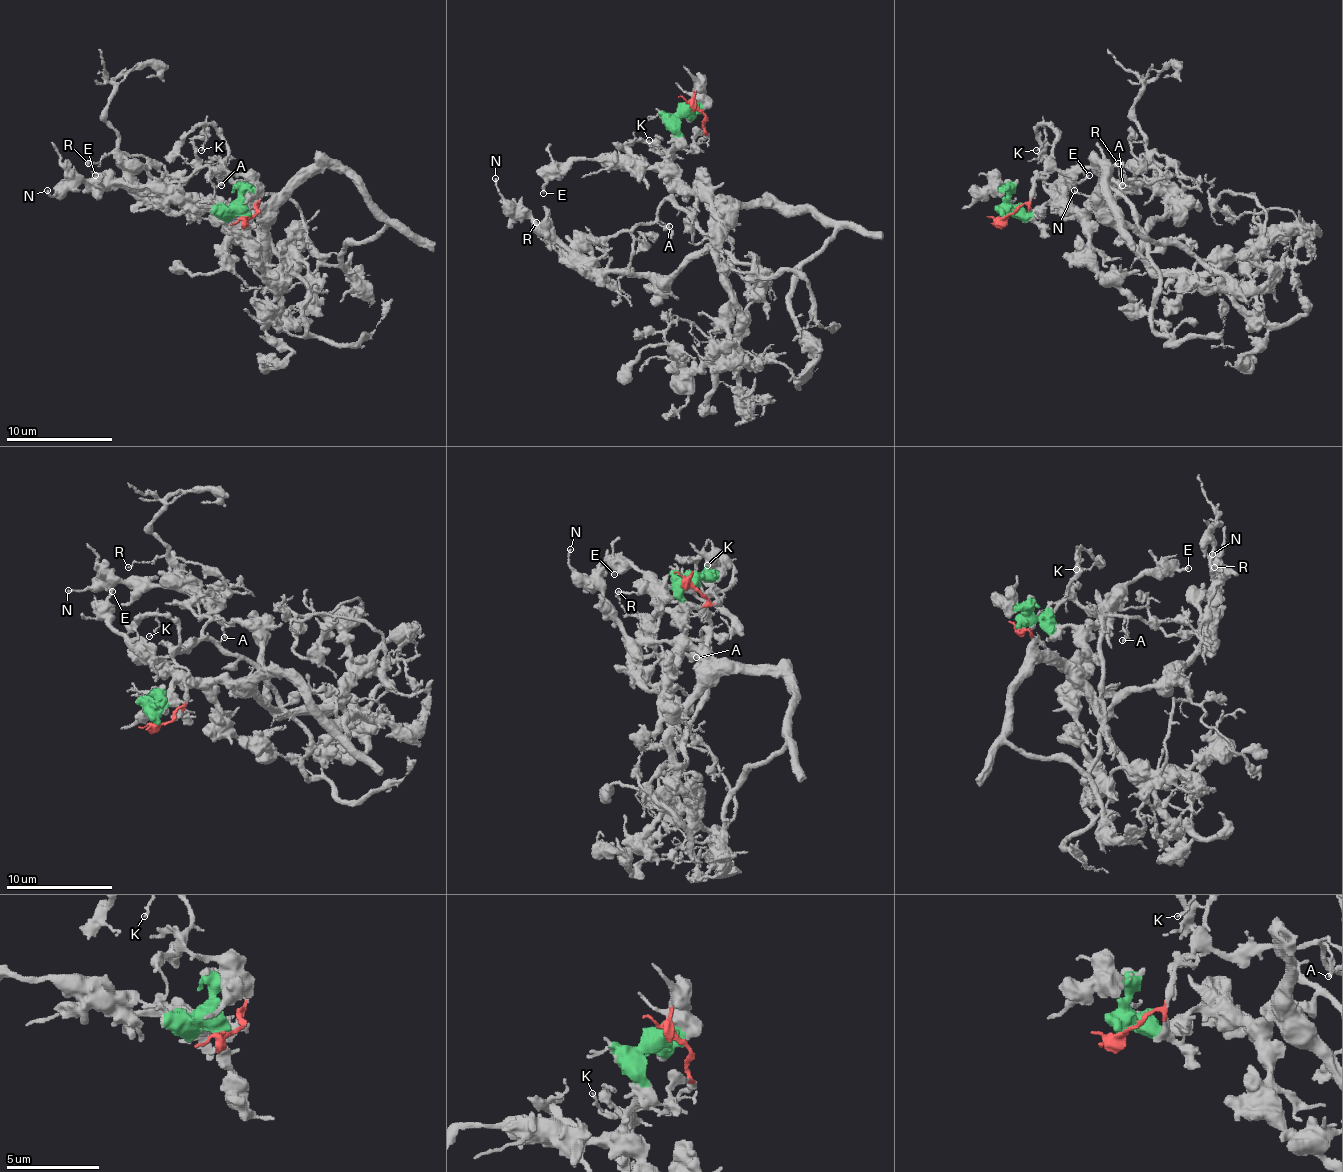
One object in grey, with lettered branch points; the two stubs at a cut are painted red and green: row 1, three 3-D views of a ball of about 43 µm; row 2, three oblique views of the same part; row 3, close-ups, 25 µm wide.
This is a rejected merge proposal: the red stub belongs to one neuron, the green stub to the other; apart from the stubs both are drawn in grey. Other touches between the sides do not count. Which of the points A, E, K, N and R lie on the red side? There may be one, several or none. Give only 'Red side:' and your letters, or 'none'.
Red side: A, K, R

